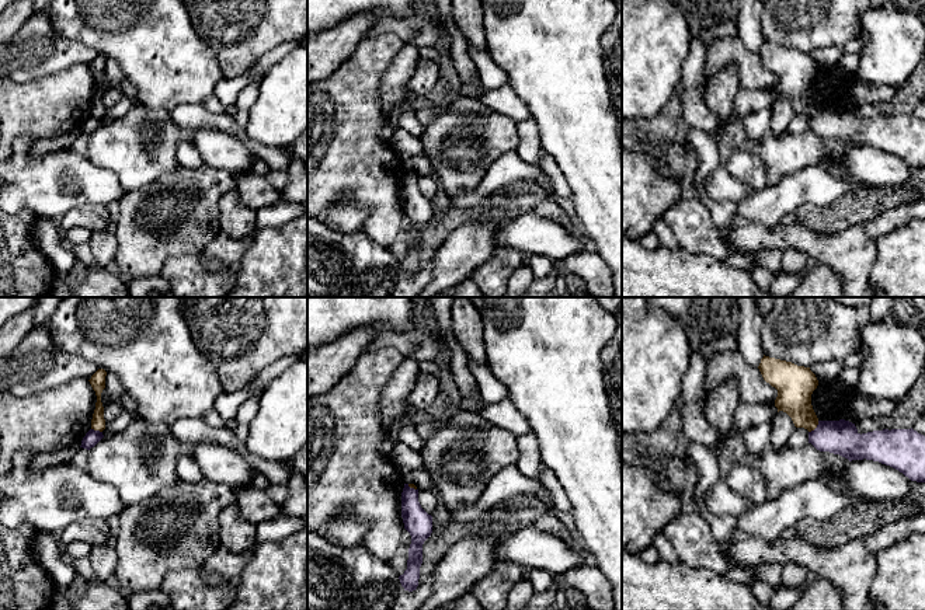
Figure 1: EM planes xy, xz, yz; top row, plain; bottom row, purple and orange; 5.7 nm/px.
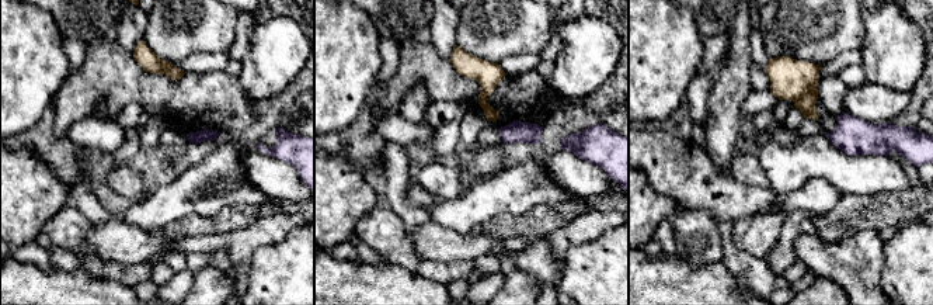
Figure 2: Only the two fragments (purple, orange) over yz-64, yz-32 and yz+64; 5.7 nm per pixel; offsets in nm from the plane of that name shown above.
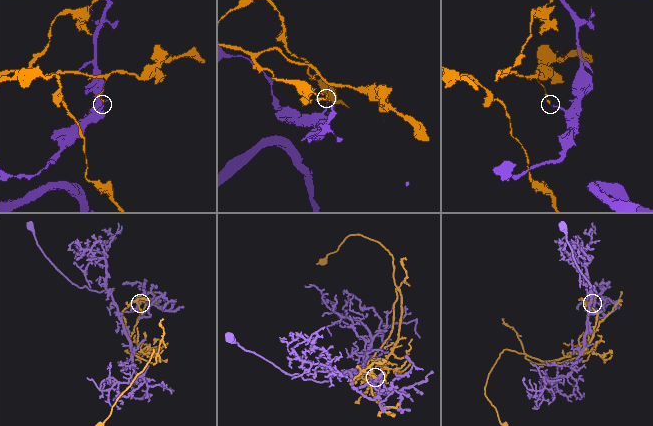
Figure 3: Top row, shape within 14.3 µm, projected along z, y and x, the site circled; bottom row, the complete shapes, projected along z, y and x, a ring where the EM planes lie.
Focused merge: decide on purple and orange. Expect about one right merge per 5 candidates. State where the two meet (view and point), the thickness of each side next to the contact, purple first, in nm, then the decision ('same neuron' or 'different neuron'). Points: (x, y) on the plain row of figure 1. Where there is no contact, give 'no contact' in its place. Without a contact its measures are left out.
yz (816, 114) | 190/200 nm | different neuron

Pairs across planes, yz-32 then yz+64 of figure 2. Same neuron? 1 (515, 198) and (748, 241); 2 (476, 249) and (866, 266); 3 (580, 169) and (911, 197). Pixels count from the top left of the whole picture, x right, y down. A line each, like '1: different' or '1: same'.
1: same
2: same
3: different

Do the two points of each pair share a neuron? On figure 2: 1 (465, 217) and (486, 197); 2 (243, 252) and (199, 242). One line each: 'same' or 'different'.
1: same
2: same

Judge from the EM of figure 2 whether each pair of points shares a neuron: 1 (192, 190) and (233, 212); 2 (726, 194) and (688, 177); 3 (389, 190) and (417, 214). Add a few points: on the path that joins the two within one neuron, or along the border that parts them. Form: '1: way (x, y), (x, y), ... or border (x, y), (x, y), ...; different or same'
1: border (254, 204), (227, 204), (212, 215), (190, 215); different
2: way (716, 193), (697, 186); same
3: way (394, 197), (410, 212); same

